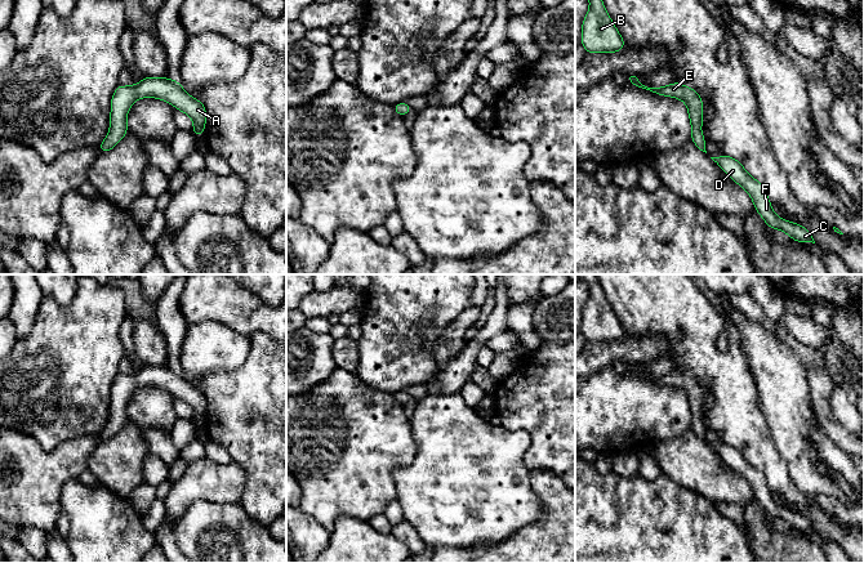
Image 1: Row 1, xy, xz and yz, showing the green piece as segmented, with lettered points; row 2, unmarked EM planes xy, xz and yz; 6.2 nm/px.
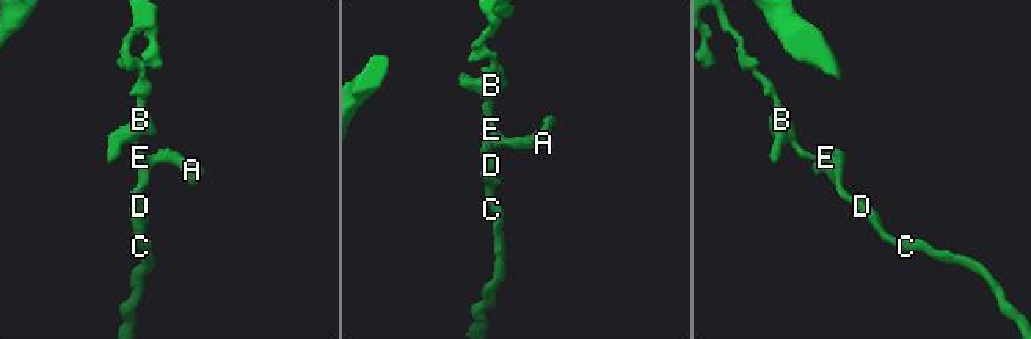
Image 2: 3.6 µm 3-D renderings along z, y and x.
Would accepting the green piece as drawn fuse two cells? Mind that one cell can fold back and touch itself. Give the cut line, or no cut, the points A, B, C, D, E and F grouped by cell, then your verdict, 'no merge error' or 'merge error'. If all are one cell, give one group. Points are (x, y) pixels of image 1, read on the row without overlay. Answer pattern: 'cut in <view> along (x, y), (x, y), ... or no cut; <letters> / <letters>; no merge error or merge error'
no cut; A B C D E F; no merge error

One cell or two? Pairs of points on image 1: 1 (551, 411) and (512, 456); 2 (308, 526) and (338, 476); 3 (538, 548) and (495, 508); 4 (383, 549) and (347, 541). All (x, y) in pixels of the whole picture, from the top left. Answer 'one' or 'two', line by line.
1: two
2: two
3: two
4: one

